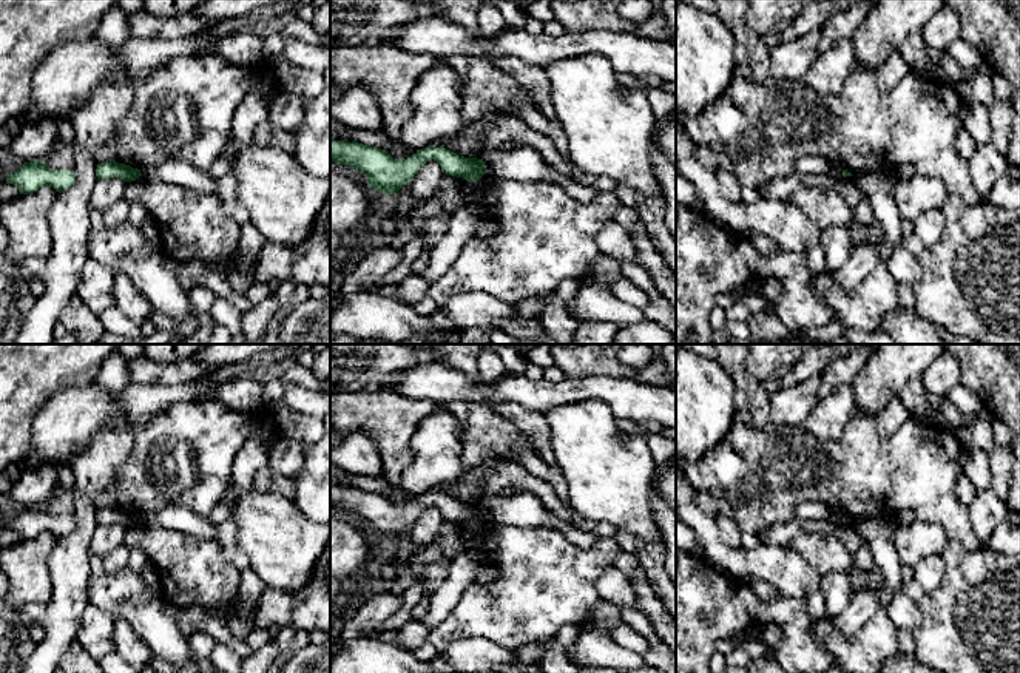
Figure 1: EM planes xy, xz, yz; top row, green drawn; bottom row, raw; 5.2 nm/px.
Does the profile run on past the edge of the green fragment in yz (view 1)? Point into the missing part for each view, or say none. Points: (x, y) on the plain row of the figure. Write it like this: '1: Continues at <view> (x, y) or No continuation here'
1: No continuation here

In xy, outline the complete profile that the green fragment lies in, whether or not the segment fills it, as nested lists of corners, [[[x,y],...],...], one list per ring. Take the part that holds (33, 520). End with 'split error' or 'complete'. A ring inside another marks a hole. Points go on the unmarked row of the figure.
[[[40,506],[25,508],[6,523],[6,529],[17,533],[22,540],[34,539],[40,533],[52,533],[56,537],[62,537],[74,528],[76,520],[73,516],[52,516]]]; complete

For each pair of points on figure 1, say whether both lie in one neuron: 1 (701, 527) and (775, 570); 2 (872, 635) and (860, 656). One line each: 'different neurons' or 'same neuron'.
1: same neuron
2: same neuron

